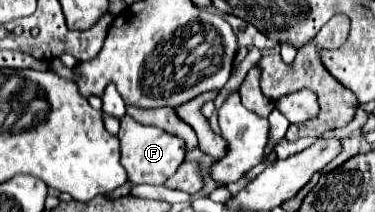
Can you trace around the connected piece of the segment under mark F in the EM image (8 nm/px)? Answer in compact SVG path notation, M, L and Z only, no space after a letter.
M127 116L121 118L119 142L121 142L121 164L127 170L129 182L133 182L133 184L161 186L175 174L175 170L185 160L183 140L179 140L155 126L137 124L133 118L127 118Z

